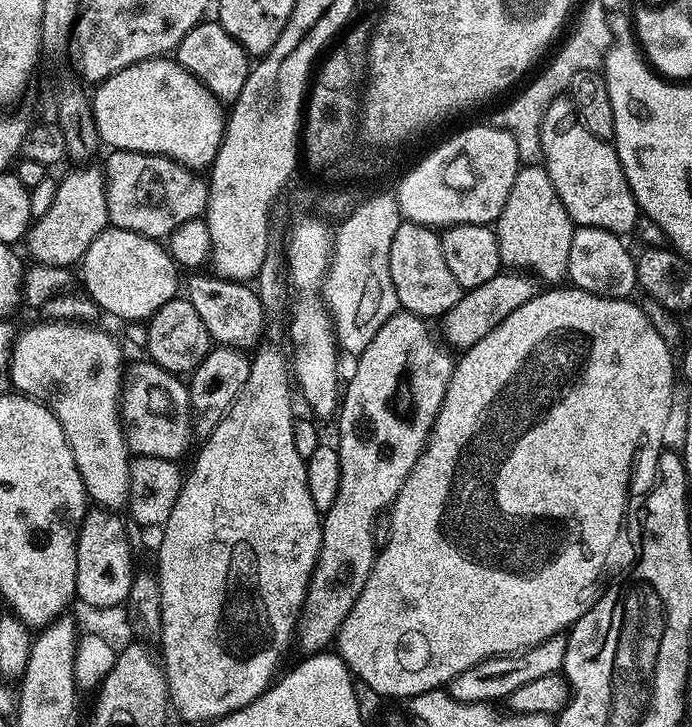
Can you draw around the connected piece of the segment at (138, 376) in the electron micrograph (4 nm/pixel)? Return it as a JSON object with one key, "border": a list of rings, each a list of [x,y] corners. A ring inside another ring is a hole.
{"border":[[[141,358],[137,364],[127,365],[122,376],[120,390],[120,418],[125,437],[128,441],[129,453],[150,458],[166,458],[179,461],[180,455],[188,448],[188,443],[194,440],[194,425],[192,422],[192,406],[188,403],[188,385],[179,375],[159,368],[147,358]]]}

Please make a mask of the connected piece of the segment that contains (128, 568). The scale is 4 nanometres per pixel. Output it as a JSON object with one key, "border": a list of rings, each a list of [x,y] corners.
{"border":[[[99,506],[89,507],[84,521],[80,524],[80,533],[76,543],[76,600],[90,603],[91,606],[120,606],[127,601],[132,585],[134,567],[132,568],[132,544],[128,541],[128,528],[123,515]]]}

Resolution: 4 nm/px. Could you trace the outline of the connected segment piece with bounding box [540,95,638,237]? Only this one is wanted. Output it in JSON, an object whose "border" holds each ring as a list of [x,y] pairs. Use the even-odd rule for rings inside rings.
{"border":[[[567,95],[558,97],[546,110],[540,127],[542,138],[542,167],[548,171],[550,182],[554,182],[554,190],[558,190],[558,198],[562,206],[566,206],[566,214],[573,225],[582,228],[601,228],[615,236],[623,237],[624,232],[631,233],[636,226],[638,209],[636,199],[626,182],[626,174],[622,170],[622,162],[618,158],[615,147],[609,141],[598,138],[586,130],[586,126],[576,115],[576,105]]]}

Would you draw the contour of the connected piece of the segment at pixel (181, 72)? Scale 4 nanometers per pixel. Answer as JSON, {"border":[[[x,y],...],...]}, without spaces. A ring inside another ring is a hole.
{"border":[[[155,56],[153,60],[134,62],[99,81],[95,88],[96,93],[93,91],[90,99],[101,145],[122,152],[149,152],[155,156],[168,156],[189,170],[204,170],[214,162],[224,137],[225,105],[175,58]]]}

